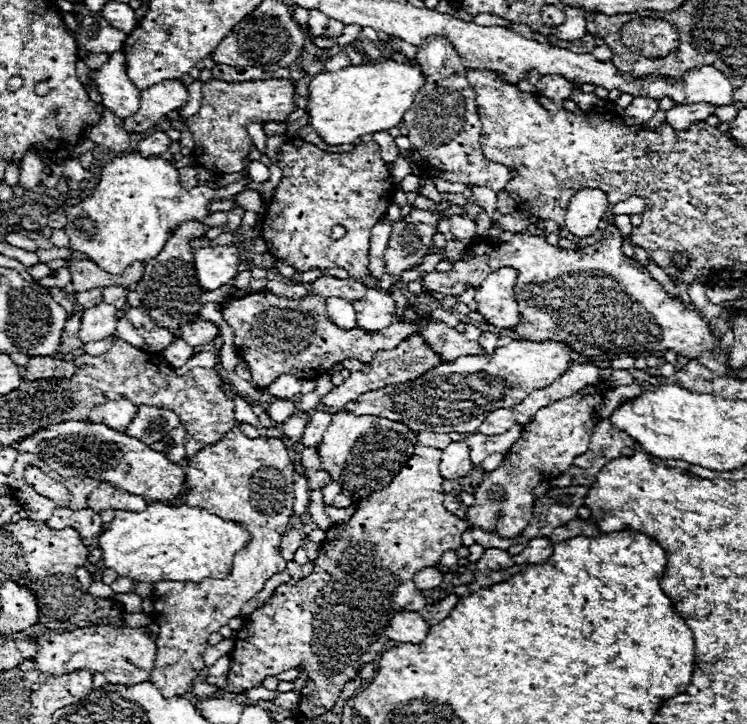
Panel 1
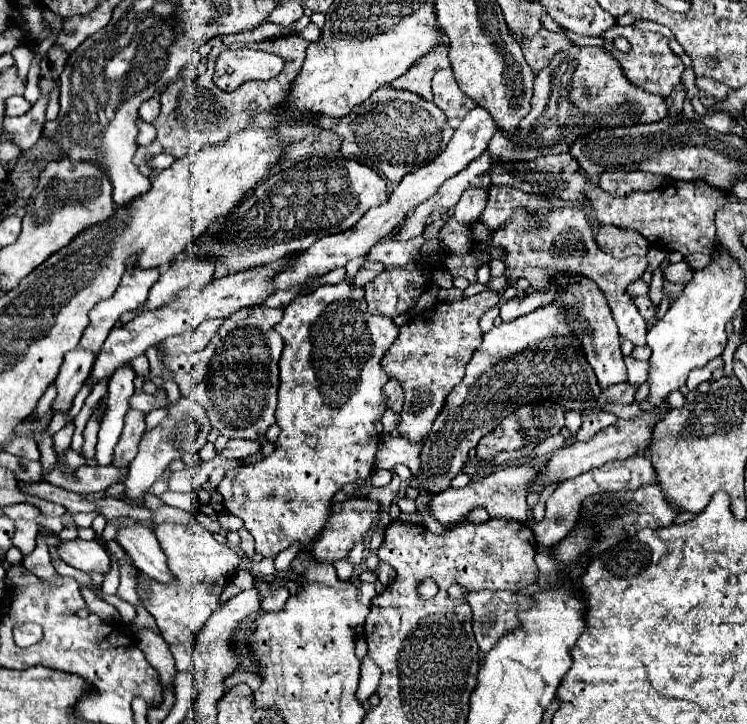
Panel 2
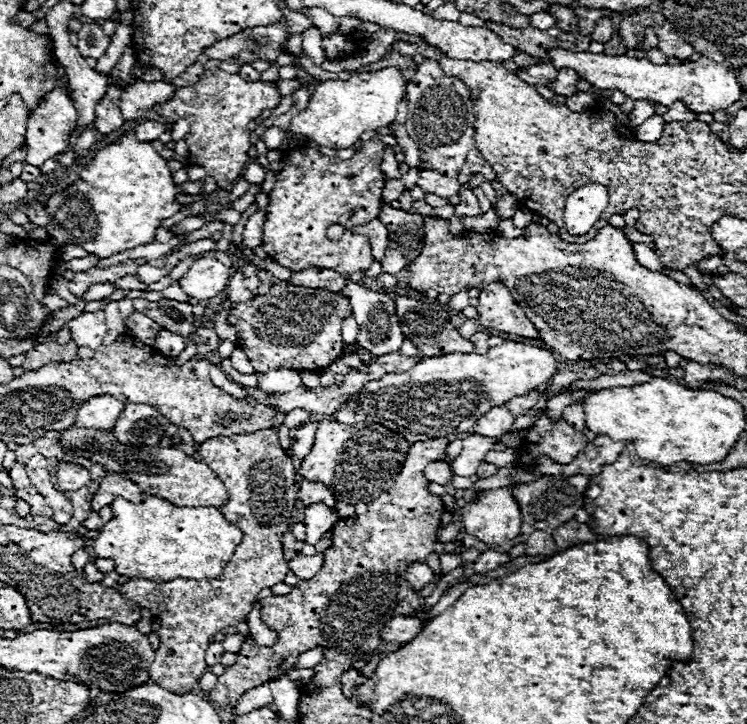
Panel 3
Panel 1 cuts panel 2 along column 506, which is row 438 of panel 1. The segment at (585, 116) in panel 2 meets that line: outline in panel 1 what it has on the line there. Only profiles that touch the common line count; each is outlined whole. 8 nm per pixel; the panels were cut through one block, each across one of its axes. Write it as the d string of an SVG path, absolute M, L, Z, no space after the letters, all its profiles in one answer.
M140 406L134 420L126 428L126 436L134 436L150 446L162 440L178 424L180 424L180 418L170 410L154 408L154 406Z

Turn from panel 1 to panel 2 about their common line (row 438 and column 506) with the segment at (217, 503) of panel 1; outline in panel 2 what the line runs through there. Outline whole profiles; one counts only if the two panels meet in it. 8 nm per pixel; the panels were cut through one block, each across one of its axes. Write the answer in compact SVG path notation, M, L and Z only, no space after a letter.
M580 206L574 208L552 208L550 214L544 220L544 226L540 226L542 218L536 214L530 214L524 208L516 208L512 218L500 226L498 230L492 232L490 240L486 242L476 242L468 254L444 254L446 260L446 270L456 278L456 276L464 276L470 284L476 282L476 270L482 264L488 264L492 260L492 256L488 254L490 248L500 248L504 250L504 276L508 282L516 282L518 278L526 278L534 290L542 290L550 284L550 280L562 272L578 272L590 280L594 280L598 284L598 288L604 292L614 320L618 324L620 336L628 338L634 346L644 346L646 344L646 320L640 316L638 308L634 306L632 298L626 294L626 286L634 280L638 280L638 276L642 276L648 268L648 260L640 258L640 256L628 256L624 260L616 260L610 254L604 254L596 240L594 240L594 232L590 228L590 220L584 214L584 210Z

